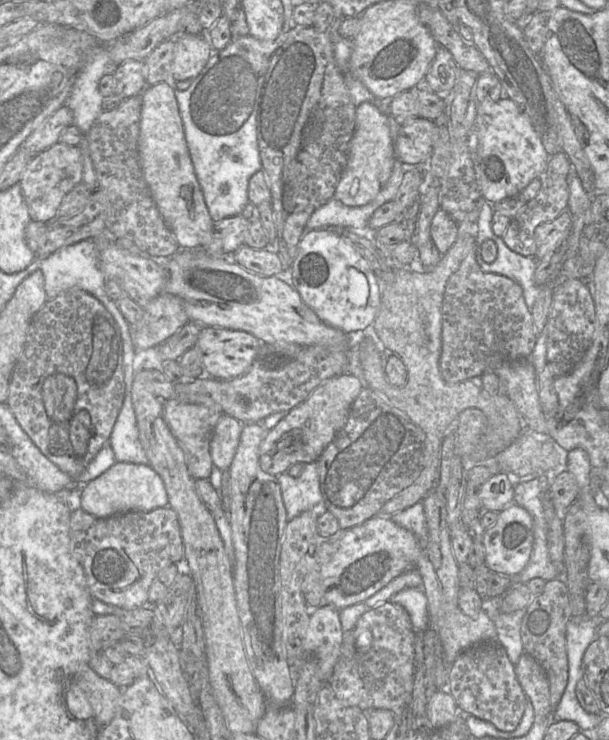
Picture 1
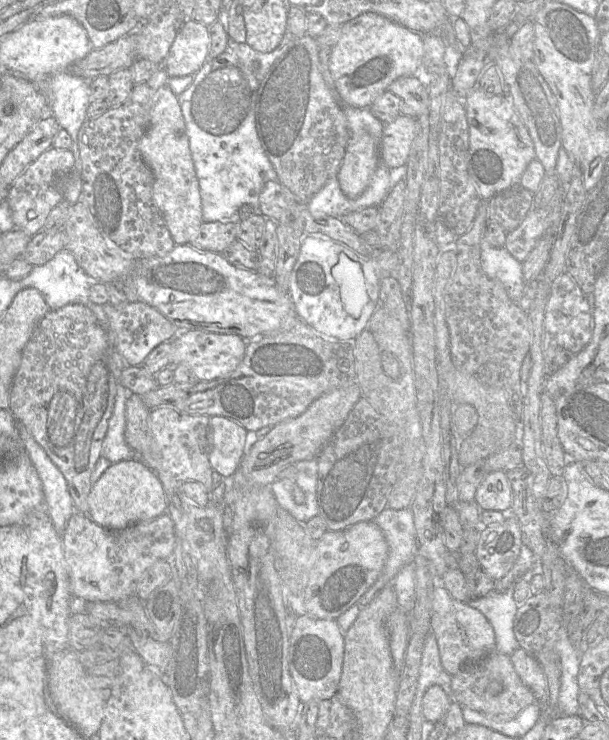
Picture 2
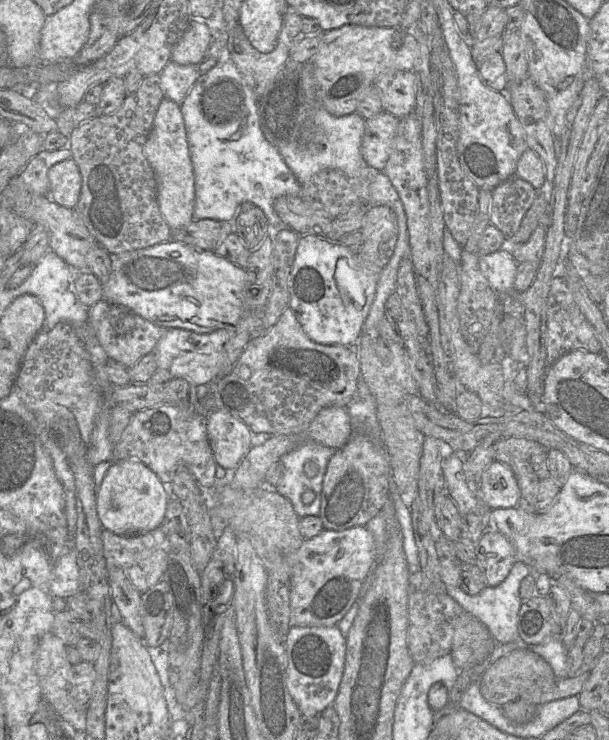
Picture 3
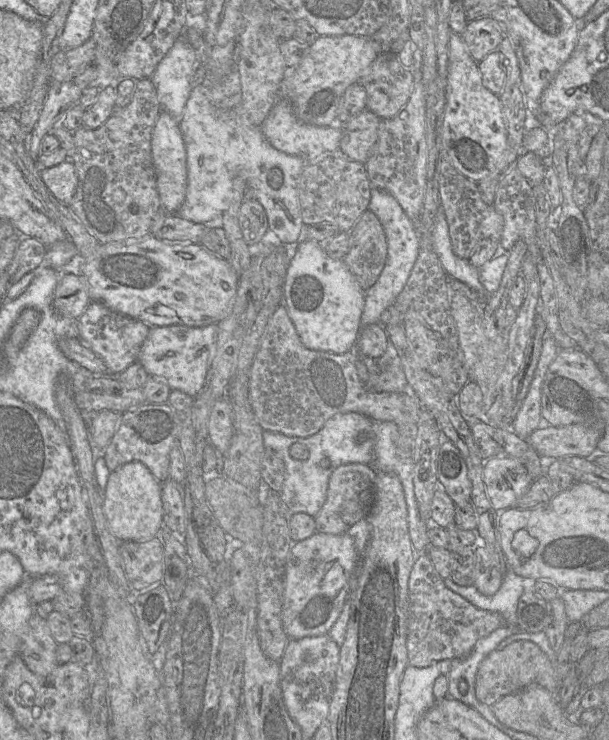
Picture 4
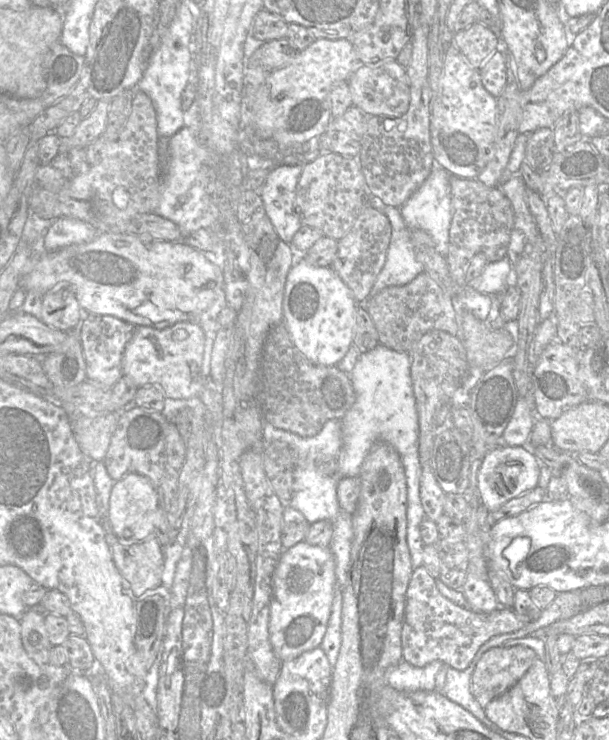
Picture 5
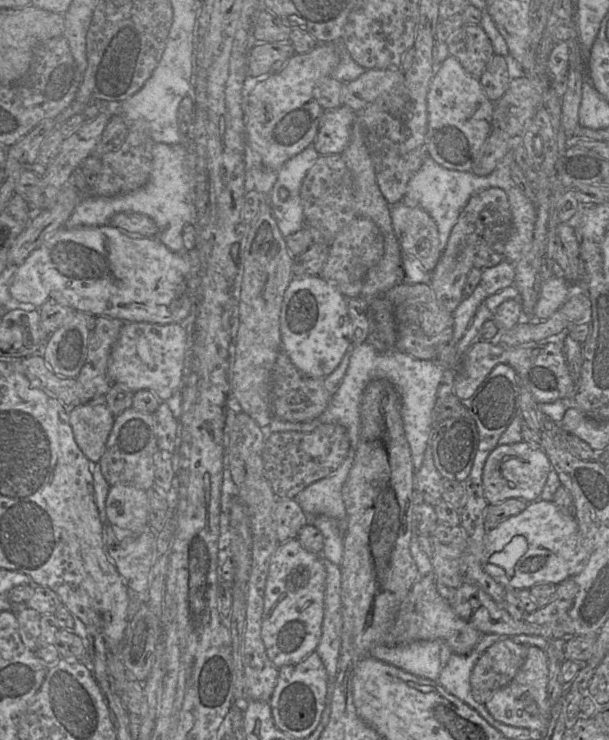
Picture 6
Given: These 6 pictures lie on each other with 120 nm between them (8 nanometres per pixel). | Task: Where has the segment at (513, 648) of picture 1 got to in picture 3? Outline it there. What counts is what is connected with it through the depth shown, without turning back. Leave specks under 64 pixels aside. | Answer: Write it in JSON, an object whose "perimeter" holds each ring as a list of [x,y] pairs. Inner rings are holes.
{"perimeter":[[[517,560],[508,576],[497,586],[487,586],[475,595],[469,595],[459,587],[446,587],[446,593],[468,613],[480,620],[488,628],[496,643],[504,644],[512,642],[519,637],[517,619],[522,600],[519,595],[519,587],[521,581],[532,573],[534,573],[534,570],[531,566],[521,560]]]}

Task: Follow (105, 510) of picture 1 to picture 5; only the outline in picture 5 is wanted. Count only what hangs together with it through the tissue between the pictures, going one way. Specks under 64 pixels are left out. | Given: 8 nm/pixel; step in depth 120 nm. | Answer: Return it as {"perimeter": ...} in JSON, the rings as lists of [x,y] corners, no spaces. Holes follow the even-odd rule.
{"perimeter":[[[129,473],[114,482],[109,498],[107,520],[112,533],[118,539],[144,539],[154,532],[158,509],[156,486],[138,473]]]}

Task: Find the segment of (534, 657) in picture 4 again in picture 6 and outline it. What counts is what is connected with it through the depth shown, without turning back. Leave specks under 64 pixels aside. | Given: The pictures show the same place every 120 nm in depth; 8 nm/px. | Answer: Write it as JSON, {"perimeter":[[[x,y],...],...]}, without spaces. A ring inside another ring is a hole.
{"perimeter":[[[509,637],[488,647],[470,676],[473,698],[485,704],[497,690],[508,685],[524,664],[527,653],[528,646],[514,643]]]}

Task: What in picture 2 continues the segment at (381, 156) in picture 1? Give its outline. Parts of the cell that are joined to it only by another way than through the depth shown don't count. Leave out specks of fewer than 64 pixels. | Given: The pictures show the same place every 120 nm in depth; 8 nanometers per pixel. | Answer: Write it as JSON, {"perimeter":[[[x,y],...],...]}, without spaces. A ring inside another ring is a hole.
{"perimeter":[[[365,130],[350,134],[337,174],[339,186],[346,197],[358,197],[369,185],[380,162],[378,147]]]}

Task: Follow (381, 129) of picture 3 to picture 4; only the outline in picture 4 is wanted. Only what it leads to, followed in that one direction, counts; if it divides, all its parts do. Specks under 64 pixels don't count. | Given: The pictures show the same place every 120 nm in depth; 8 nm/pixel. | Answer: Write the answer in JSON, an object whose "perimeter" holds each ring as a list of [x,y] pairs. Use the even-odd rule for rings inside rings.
{"perimeter":[[[368,109],[341,124],[339,152],[345,157],[365,164],[378,136],[380,118]]]}

